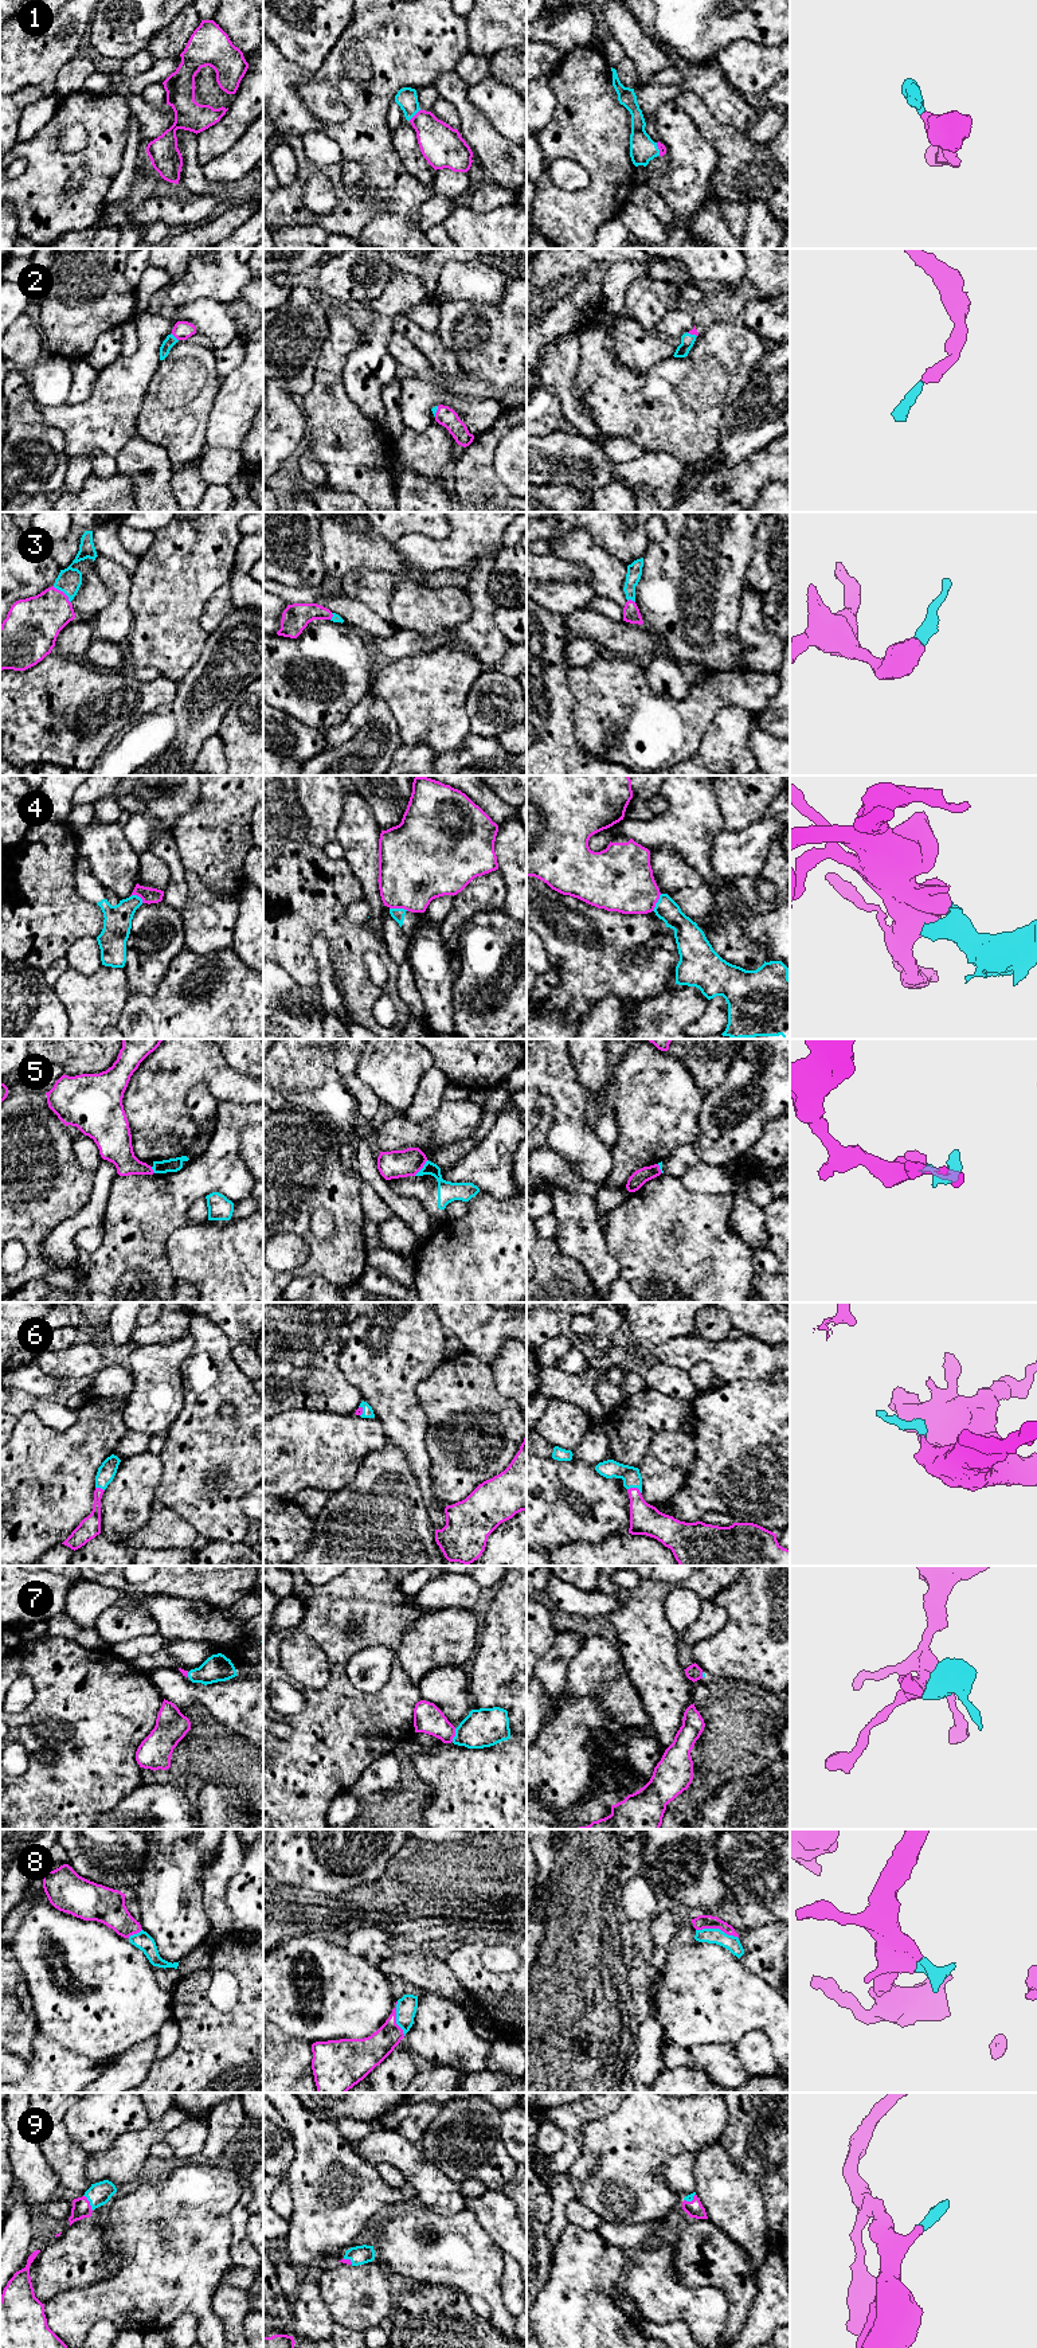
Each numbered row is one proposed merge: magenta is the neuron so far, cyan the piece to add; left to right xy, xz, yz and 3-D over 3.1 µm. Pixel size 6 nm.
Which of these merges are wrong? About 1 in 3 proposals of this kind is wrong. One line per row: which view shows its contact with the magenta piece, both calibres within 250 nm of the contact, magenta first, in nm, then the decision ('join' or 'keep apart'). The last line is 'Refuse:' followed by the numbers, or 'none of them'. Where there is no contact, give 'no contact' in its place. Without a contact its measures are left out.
1: meets magenta in xz; 240 nm thick on the magenta side, 120 nm on the other; join
2: meets magenta in xy; 110 nm thick on the magenta side, 70 nm on the other; join
3: meets magenta in xy; 300 nm thick on the magenta side, 150 nm on the other; join
4: meets magenta in xz; 440 nm thick on the magenta side, 80 nm on the other; keep apart
5: meets magenta in xz; 170 nm thick on the magenta side, 120 nm on the other; keep apart
6: meets magenta in yz; 190 nm thick on the magenta side, 110 nm on the other; join
7: meets magenta in xz; 180 nm thick on the magenta side, 240 nm on the other; join
8: meets magenta in yz; 80 nm thick on the magenta side, 100 nm on the other; join
9: meets magenta in xy; 110 nm thick on the magenta side, 140 nm on the other; join
Refuse: 4, 5

